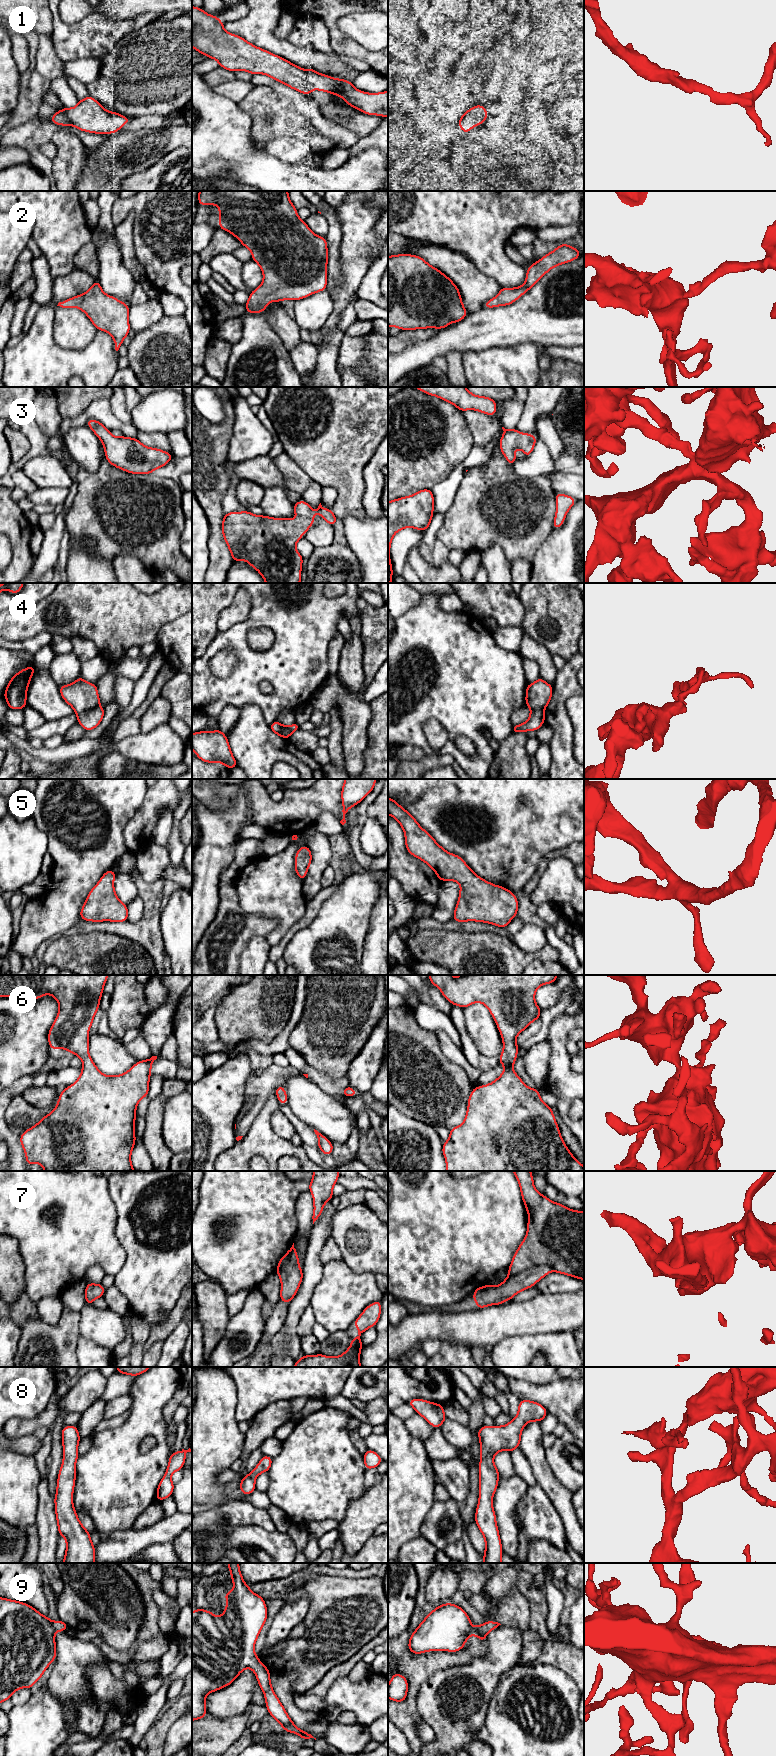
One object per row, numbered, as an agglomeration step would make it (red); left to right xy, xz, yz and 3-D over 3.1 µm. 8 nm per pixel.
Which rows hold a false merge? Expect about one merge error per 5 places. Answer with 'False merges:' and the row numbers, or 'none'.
False merges: 4

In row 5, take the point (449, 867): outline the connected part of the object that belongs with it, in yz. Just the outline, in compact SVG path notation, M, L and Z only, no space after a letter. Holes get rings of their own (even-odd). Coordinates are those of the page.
M388 797L388 815L394 817L405 834L407 851L430 866L441 881L461 884L453 921L477 921L505 928L517 916L518 900L508 889L478 875L456 854L447 852L415 818Z

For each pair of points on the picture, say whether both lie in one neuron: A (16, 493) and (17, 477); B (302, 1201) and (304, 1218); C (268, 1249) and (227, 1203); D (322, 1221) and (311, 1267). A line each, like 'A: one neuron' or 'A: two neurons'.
A: two neurons
B: one neuron
C: one neuron
D: one neuron

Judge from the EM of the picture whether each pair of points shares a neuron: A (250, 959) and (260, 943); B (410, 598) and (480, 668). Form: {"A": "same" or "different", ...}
{"A": "same", "B": "different"}

